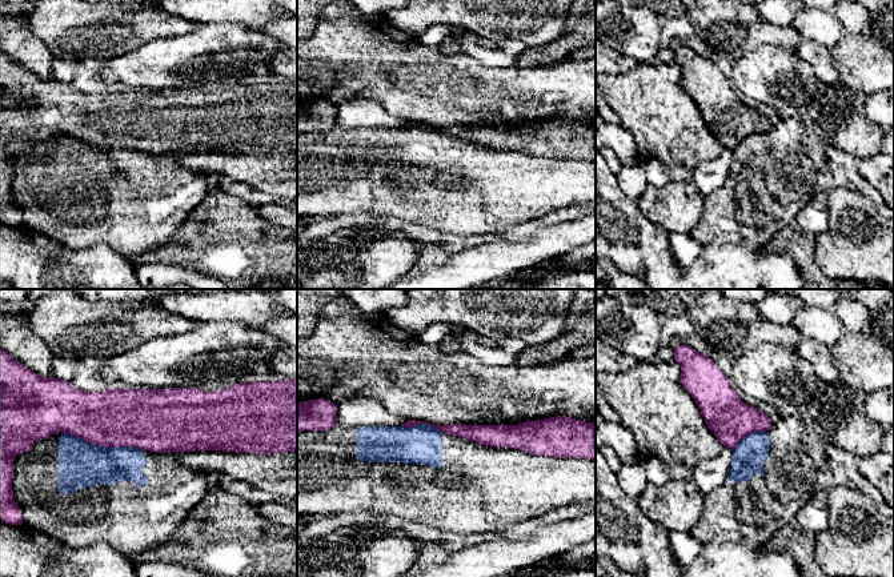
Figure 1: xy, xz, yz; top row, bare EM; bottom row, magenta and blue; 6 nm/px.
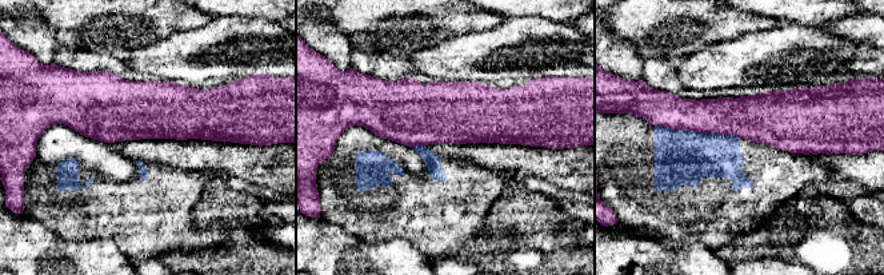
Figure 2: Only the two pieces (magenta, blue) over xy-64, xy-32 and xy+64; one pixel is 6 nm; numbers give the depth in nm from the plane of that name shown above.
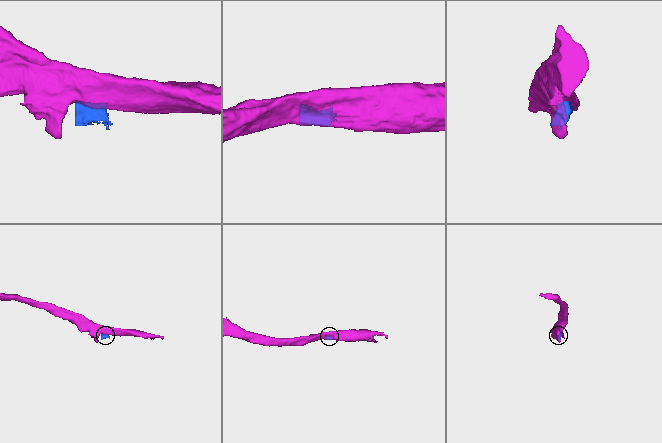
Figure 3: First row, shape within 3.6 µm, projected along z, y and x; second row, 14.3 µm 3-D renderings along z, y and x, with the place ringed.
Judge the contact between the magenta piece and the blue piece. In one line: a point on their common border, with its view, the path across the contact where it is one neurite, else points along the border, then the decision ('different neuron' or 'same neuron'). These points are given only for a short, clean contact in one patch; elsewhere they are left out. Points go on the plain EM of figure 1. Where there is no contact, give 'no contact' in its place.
contact xy (103, 147); different neuron

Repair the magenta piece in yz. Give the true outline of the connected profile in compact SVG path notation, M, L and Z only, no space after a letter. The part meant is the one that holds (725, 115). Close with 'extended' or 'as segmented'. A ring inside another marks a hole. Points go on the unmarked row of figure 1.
M689 47L674 49L681 84L701 111L707 129L731 152L747 136L771 128L767 116L742 103L718 67Z | as segmented

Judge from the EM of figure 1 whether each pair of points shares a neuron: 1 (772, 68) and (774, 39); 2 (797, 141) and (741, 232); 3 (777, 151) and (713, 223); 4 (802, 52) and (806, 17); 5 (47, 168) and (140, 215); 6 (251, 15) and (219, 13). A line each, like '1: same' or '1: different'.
1: different
2: same
3: same
4: different
5: same
6: same

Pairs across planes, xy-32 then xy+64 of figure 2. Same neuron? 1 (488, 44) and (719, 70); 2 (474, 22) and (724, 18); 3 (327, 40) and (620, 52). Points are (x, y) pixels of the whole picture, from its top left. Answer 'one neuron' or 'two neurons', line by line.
1: one neuron
2: one neuron
3: one neuron

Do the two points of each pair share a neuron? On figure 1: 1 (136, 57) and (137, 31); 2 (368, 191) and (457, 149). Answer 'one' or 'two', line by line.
1: two
2: one

